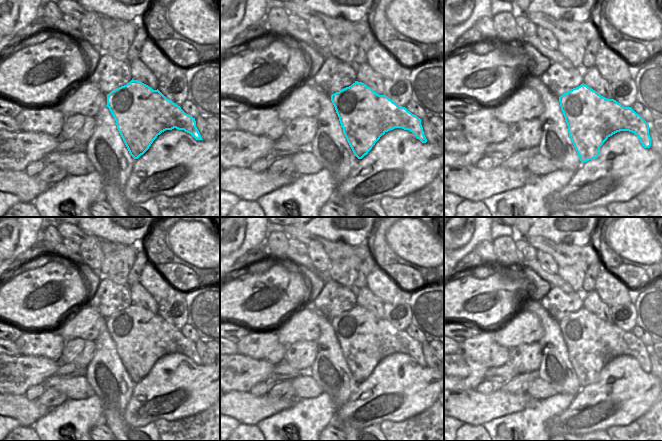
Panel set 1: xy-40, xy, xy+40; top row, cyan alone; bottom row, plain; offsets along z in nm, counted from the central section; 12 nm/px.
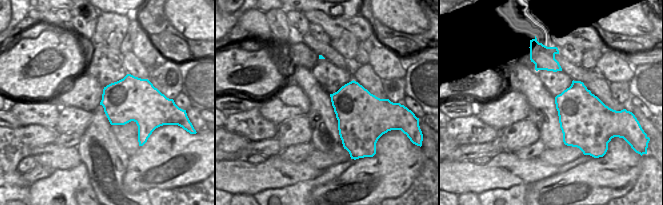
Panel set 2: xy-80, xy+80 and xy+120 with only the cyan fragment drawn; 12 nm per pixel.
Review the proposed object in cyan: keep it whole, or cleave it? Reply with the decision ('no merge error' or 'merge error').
merge error

